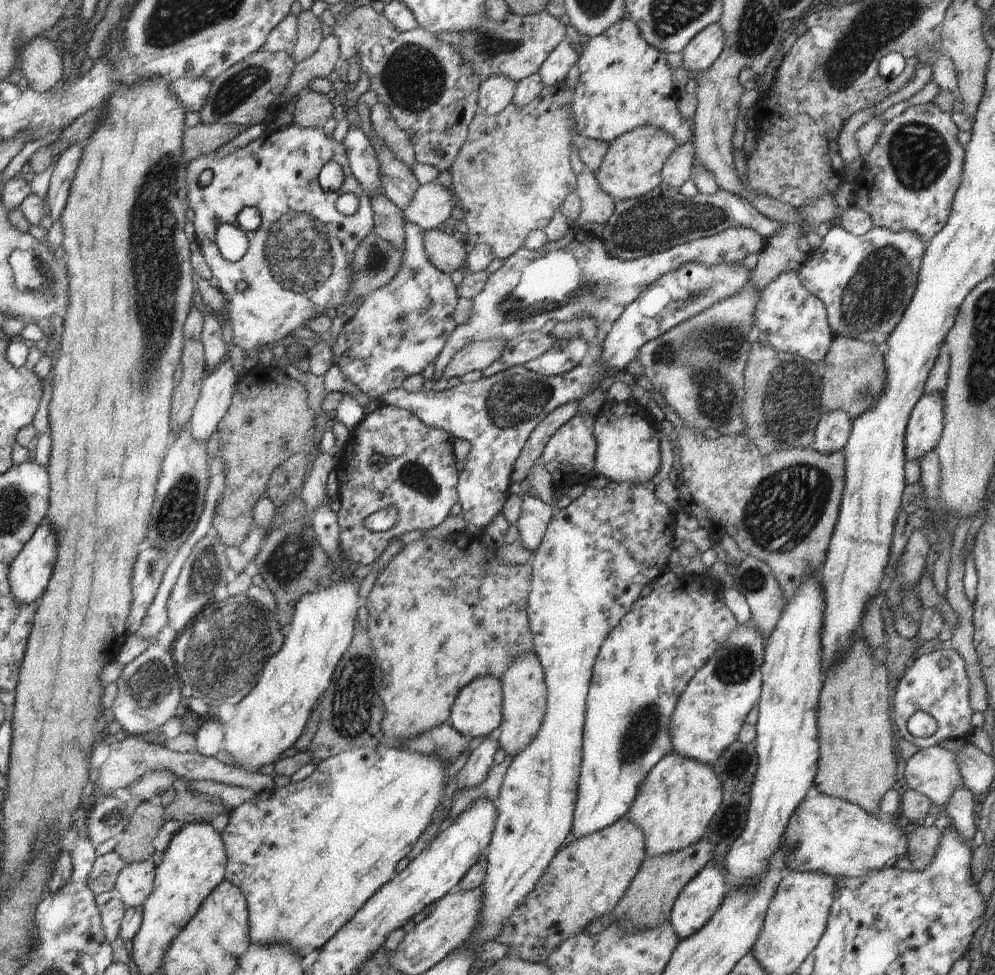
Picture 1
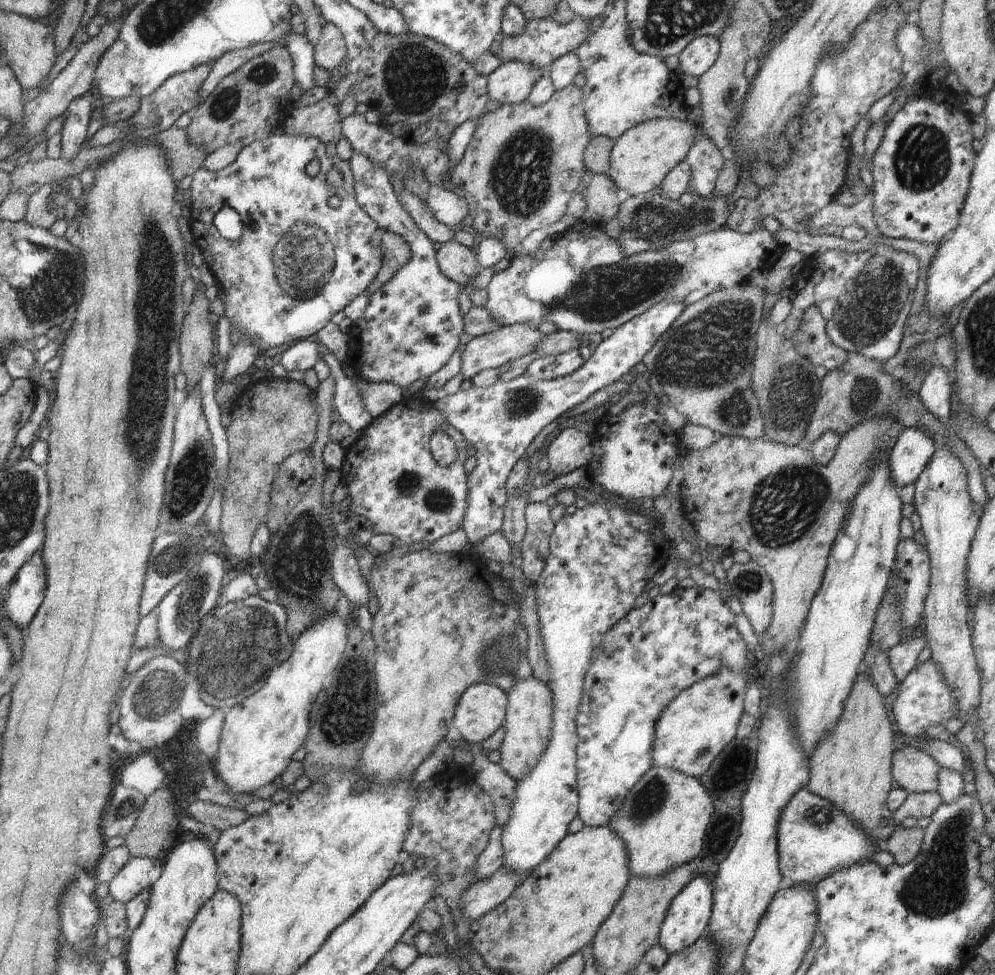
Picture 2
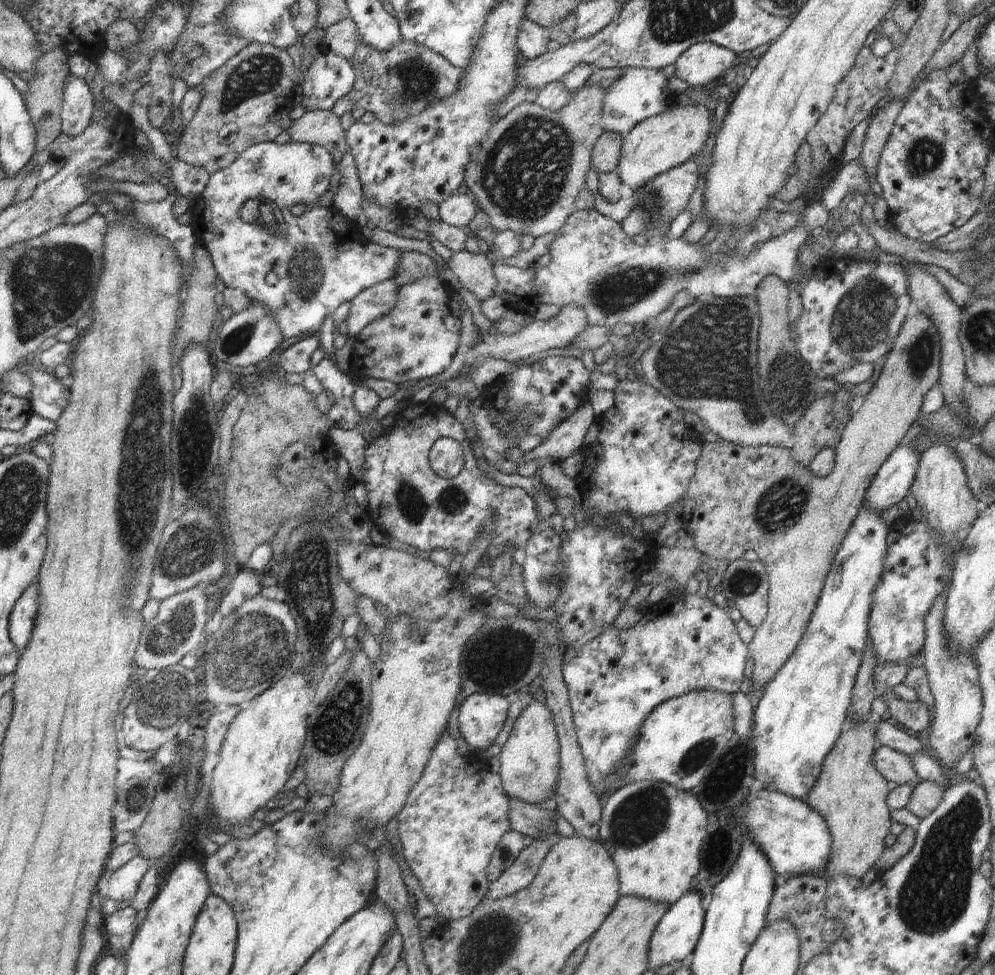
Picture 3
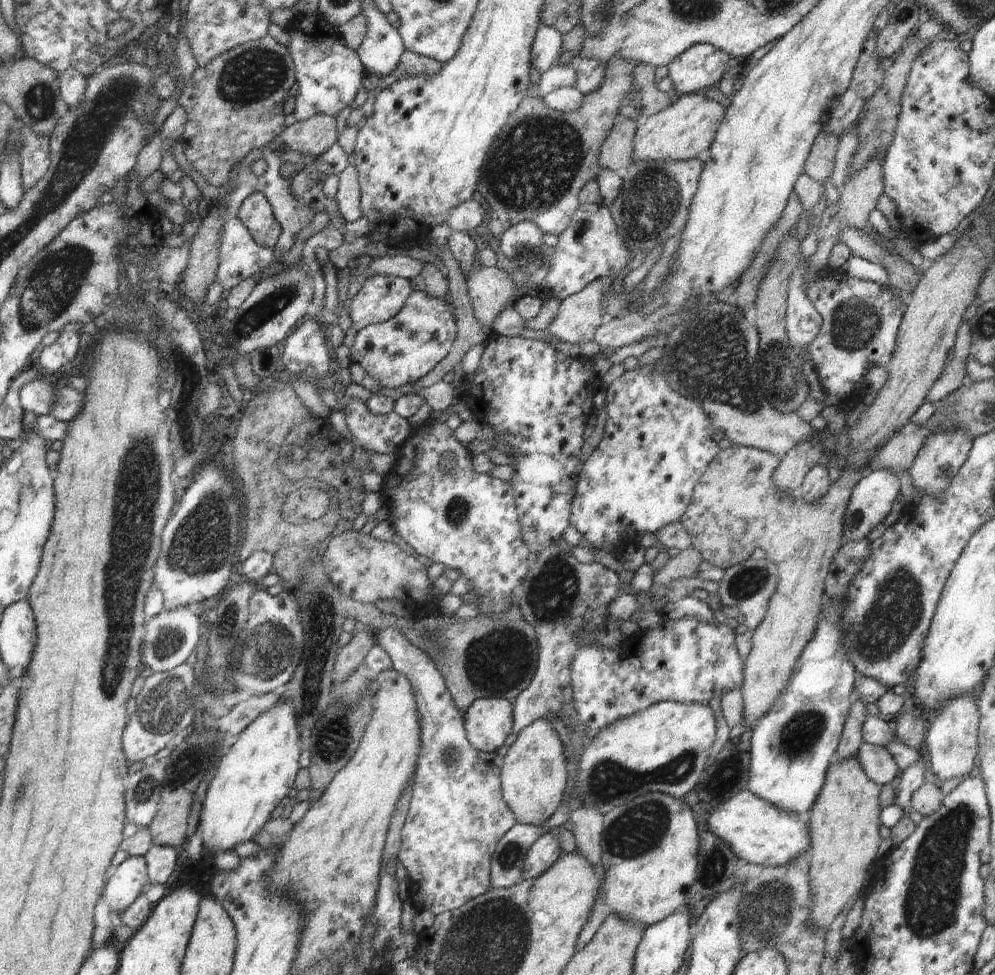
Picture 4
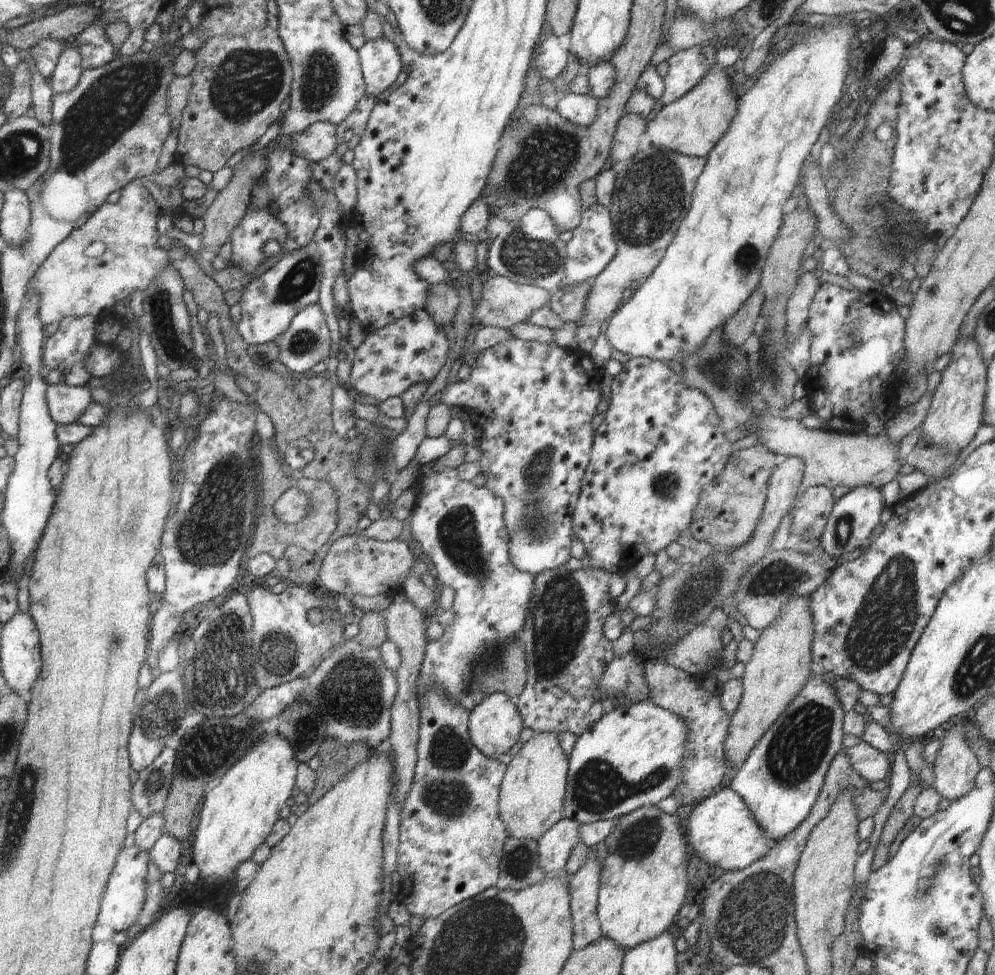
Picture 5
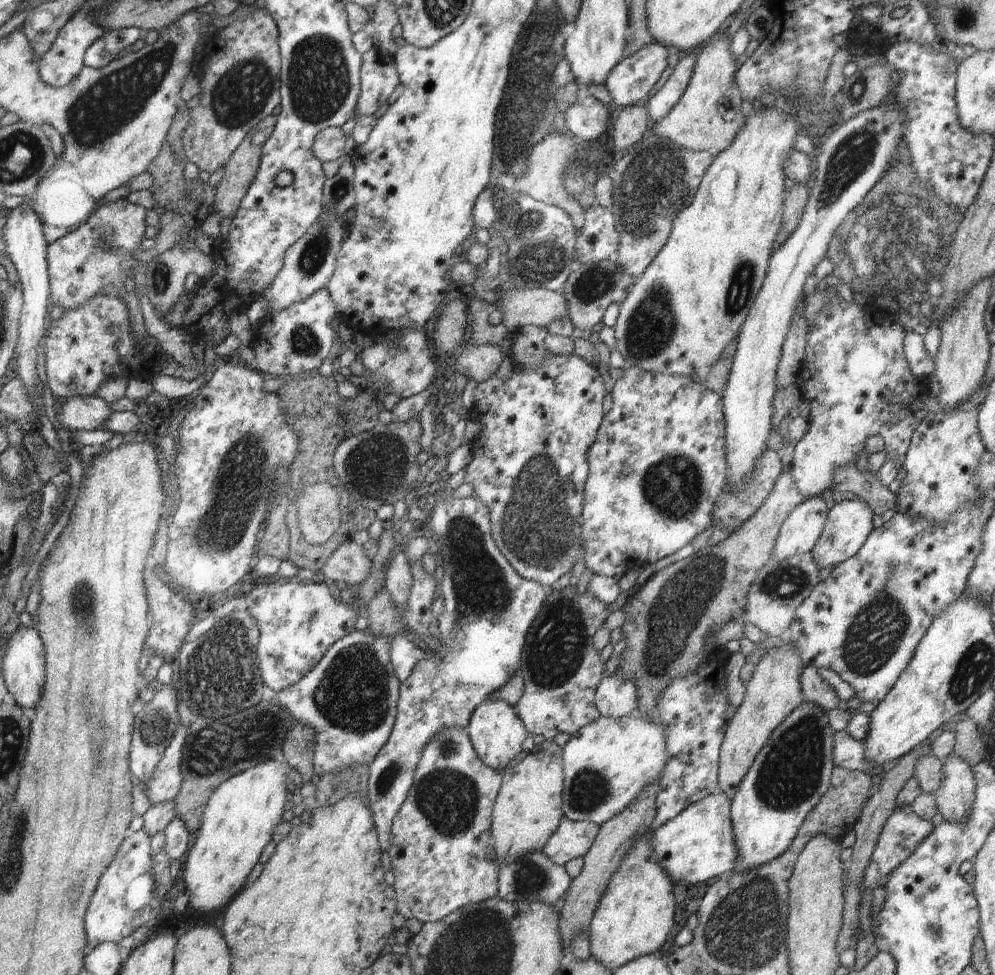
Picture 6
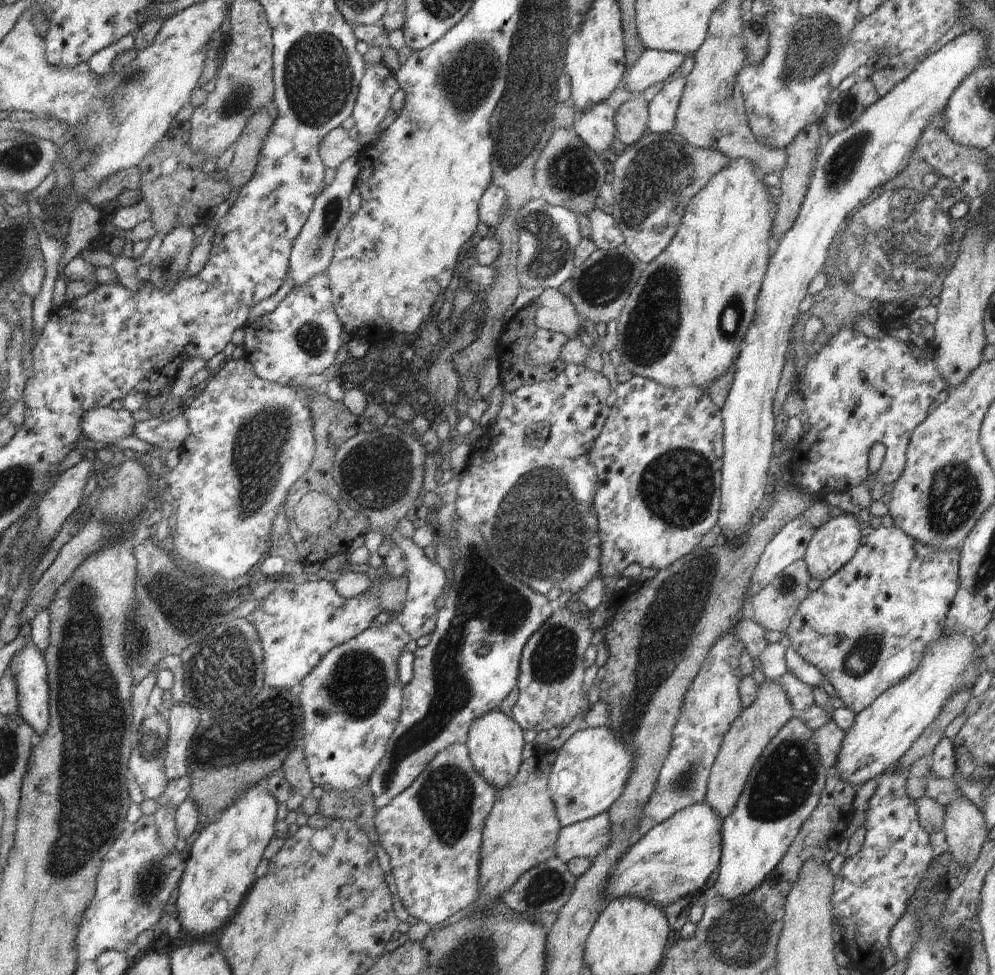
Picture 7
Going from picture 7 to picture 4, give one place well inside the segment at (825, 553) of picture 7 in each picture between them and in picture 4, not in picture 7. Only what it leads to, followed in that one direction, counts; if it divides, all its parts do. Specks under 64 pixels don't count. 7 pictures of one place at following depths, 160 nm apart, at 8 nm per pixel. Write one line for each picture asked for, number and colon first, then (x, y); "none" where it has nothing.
4: (871, 499)
5: (854, 516)
6: (849, 523)

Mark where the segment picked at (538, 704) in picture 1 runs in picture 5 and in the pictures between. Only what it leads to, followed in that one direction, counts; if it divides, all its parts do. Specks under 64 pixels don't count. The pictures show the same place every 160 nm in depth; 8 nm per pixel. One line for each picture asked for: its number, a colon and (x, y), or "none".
2: (528, 721)
3: (530, 759)
4: (533, 776)
5: (531, 796)

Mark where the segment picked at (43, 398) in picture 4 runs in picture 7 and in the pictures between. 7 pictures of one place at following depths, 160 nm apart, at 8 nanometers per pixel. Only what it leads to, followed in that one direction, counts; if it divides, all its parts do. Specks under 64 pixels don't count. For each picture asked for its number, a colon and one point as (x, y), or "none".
5: (66, 404)
6: (82, 413)
7: (105, 425)

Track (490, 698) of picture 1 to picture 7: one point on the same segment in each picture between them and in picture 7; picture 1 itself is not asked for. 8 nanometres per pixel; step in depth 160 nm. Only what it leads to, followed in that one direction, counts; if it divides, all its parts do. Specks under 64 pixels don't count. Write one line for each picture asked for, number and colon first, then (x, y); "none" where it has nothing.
2: (480, 712)
3: (481, 717)
4: (488, 721)
5: (495, 724)
6: (496, 732)
7: (495, 741)

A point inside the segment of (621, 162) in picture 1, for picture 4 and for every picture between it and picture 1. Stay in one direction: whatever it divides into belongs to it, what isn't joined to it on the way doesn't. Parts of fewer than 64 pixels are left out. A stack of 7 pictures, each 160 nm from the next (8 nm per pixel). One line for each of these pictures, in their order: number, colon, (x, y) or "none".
2: (641, 158)
3: (657, 144)
4: (685, 130)

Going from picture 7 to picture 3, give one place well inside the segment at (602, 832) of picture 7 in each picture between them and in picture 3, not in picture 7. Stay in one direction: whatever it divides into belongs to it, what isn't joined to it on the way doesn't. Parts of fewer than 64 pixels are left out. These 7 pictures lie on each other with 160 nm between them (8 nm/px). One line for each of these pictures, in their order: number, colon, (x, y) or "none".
3: (521, 873)
4: (546, 850)
5: (555, 847)
6: (572, 839)

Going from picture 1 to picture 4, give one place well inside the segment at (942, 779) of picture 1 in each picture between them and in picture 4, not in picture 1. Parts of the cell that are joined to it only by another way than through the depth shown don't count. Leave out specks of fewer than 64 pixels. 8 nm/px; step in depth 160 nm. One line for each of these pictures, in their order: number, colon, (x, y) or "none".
2: (915, 771)
3: (893, 765)
4: (878, 764)

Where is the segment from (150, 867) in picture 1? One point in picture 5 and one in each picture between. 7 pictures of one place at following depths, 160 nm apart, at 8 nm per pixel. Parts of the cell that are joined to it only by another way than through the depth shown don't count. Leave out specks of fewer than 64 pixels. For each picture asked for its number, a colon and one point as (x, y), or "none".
2: (134, 877)
3: (124, 883)
4: (123, 887)
5: (123, 900)

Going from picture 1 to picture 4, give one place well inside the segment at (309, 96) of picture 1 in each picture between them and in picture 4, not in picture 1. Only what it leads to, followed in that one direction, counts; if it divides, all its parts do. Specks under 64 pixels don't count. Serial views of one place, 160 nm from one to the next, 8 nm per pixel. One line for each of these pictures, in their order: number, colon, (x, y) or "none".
2: (321, 120)
3: (321, 127)
4: (312, 137)

